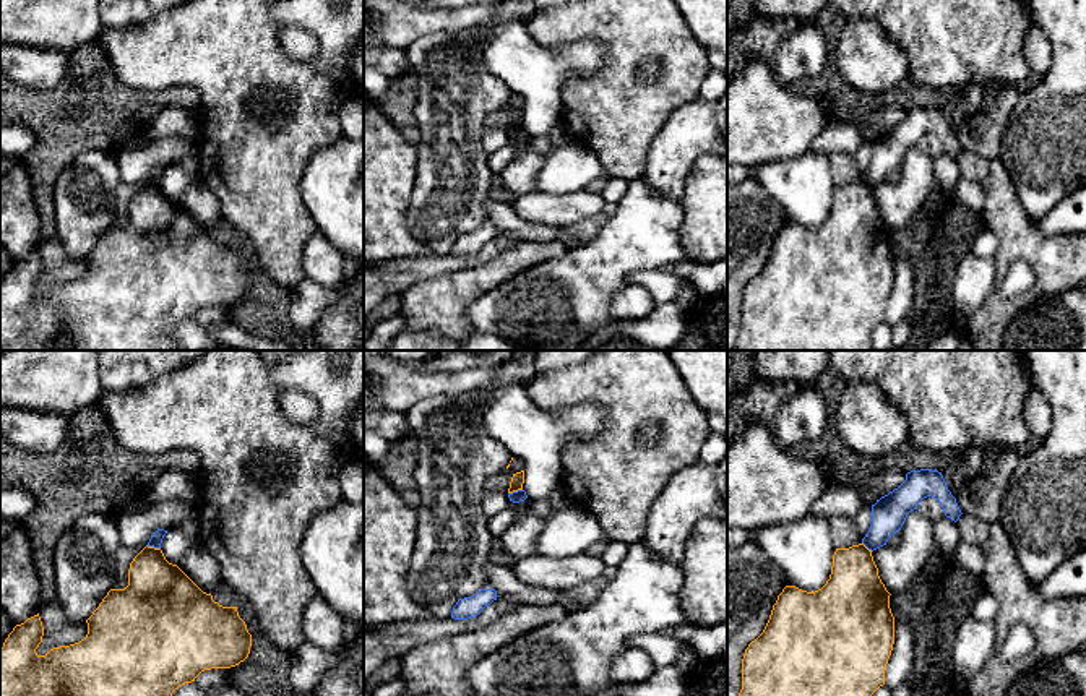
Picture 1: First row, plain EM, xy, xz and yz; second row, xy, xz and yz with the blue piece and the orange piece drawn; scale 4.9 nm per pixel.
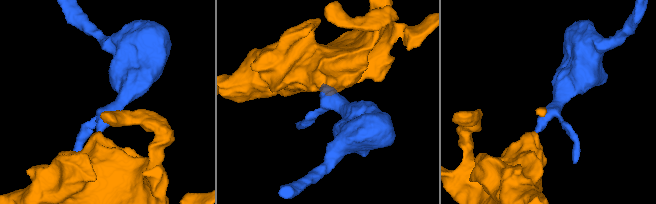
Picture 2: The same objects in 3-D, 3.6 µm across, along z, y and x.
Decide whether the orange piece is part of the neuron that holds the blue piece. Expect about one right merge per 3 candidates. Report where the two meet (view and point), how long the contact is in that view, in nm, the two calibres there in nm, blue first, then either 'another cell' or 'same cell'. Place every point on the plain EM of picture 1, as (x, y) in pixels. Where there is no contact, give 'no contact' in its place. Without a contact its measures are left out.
xz (515, 128) | 80 nm | 60/70 nm | another cell

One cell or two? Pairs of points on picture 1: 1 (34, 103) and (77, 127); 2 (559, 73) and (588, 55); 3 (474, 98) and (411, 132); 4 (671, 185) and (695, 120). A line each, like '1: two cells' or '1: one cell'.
1: one cell
2: one cell
3: two cells
4: one cell

